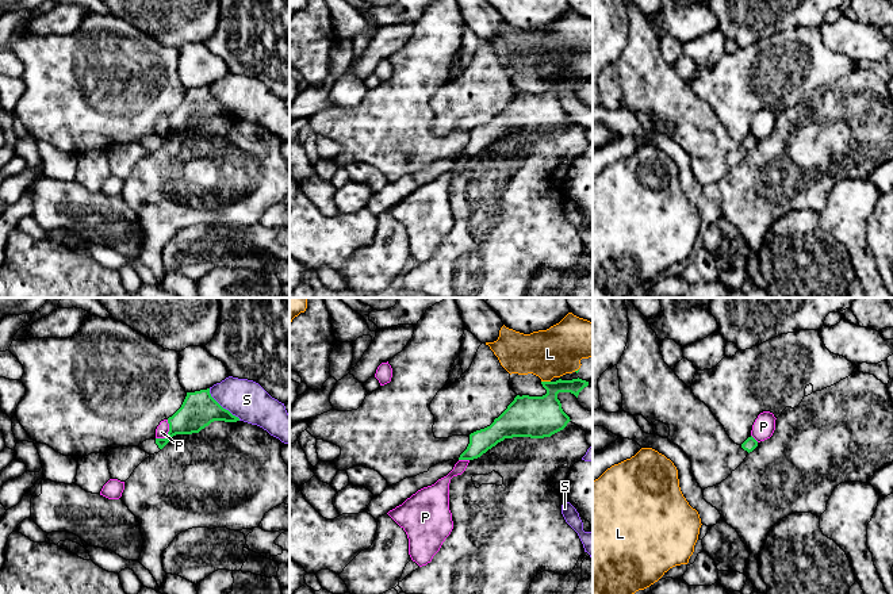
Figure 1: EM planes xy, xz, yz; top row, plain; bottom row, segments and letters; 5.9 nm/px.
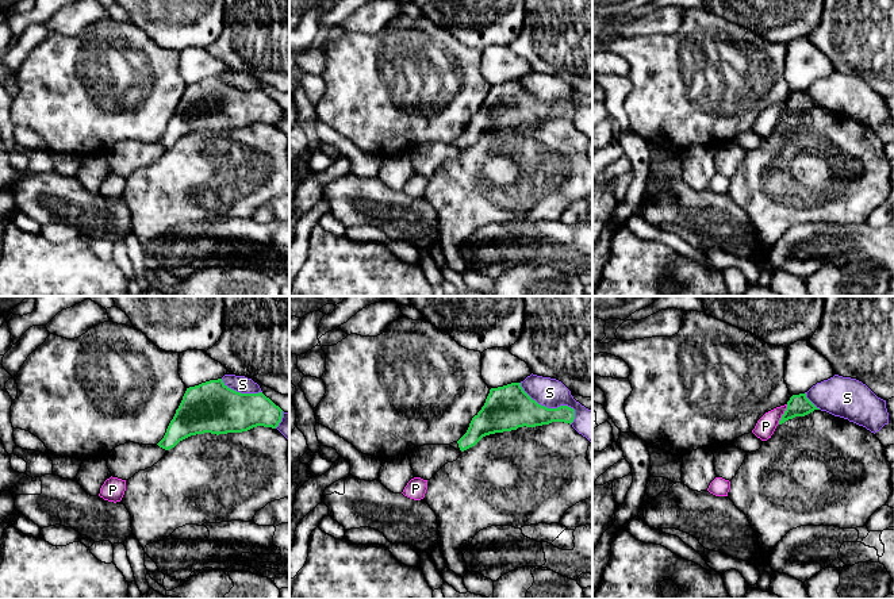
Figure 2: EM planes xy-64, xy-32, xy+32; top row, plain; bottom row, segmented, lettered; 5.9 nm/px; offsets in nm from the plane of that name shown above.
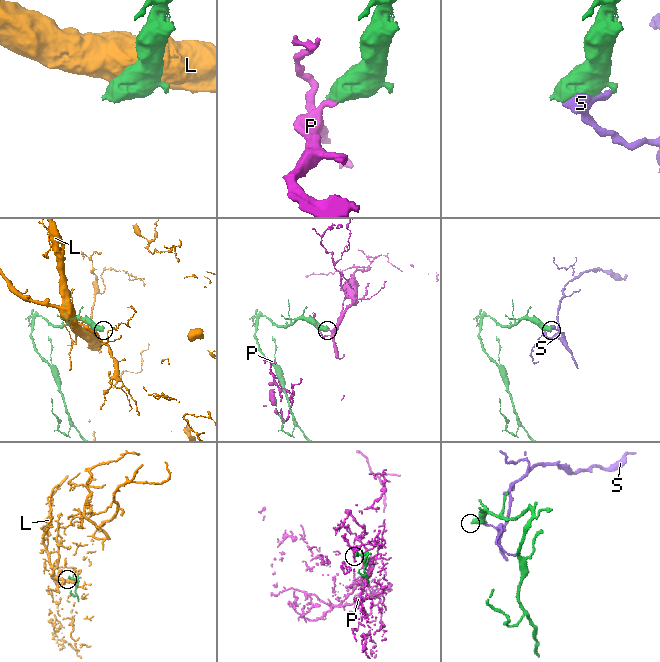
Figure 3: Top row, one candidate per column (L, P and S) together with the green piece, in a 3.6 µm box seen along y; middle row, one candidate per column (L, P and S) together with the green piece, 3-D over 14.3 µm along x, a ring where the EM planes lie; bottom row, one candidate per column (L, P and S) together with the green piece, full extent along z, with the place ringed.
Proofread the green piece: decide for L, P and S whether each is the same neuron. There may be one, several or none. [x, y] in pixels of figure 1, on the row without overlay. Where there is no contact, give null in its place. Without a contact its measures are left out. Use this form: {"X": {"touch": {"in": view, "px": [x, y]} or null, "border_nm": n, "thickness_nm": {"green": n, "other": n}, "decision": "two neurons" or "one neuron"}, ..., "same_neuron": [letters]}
{"L": {"touch": {"in": "xz", "px": [545, 79]}, "border_nm": 60, "thickness_nm": {"green": 260, "other": 300}, "decision": "two neurons"}, "P": {"touch": {"in": "xy", "px": [168, 130]}, "border_nm": 140, "thickness_nm": {"green": 220, "other": 80}, "decision": "two neurons"}, "S": {"touch": {"in": "xy", "px": [221, 103]}, "border_nm": 260, "thickness_nm": {"green": 220, "other": 240}, "decision": "two neurons"}, "same_neuron": []}

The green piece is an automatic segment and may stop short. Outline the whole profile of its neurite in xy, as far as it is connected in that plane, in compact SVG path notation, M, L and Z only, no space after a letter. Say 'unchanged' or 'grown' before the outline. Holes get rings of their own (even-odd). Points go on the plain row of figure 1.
grown; M210 85L187 89L181 104L168 115L168 133L146 137L138 143L149 152L158 150L173 133L199 130L214 118L237 119L239 115L219 101Z

